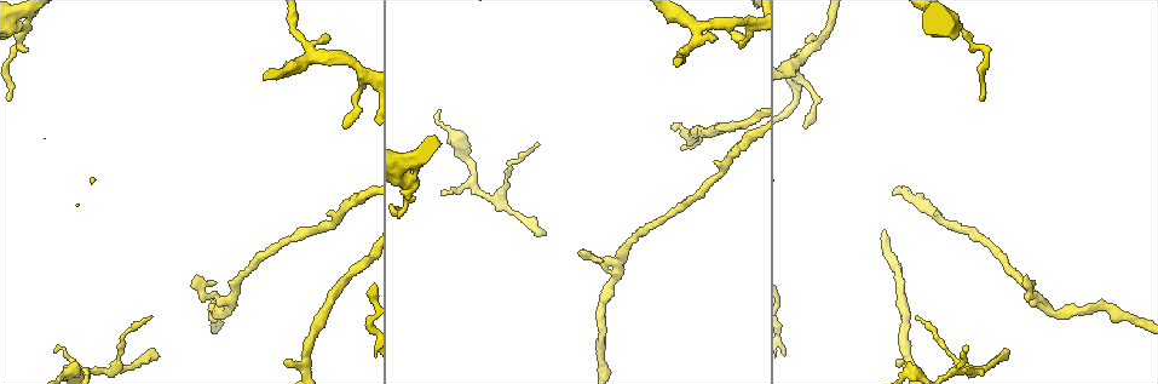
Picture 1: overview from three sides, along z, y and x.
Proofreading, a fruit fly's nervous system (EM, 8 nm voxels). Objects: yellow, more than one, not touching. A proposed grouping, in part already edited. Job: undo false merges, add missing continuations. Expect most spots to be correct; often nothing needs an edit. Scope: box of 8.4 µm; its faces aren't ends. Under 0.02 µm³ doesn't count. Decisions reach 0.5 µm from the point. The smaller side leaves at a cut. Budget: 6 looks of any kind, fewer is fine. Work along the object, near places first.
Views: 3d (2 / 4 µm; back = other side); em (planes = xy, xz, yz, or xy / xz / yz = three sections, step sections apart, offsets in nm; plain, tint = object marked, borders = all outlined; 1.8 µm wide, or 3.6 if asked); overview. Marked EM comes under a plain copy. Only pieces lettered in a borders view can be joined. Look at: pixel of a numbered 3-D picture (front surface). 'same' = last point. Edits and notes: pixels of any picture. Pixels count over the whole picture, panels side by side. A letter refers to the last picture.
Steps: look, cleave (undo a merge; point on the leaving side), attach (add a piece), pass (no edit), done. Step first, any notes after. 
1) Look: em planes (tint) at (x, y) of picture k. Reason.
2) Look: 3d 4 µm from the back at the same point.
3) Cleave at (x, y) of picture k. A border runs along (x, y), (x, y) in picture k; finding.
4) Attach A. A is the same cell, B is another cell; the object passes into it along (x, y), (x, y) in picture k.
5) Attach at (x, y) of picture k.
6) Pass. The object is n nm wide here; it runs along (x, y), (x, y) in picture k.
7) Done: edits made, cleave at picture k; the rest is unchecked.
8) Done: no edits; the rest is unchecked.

Look: 3d 4 µm from the back at (814, 37) of picture 1. Branch stops here.

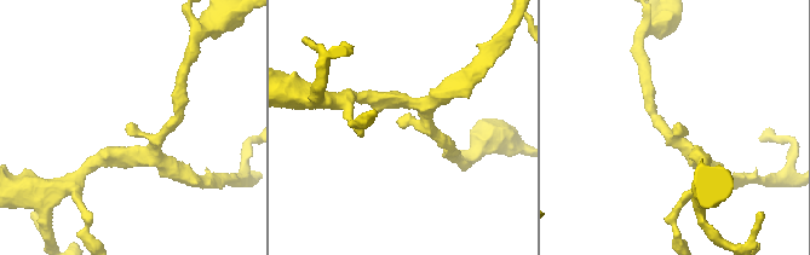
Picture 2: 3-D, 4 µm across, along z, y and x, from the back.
Look: em planes (borders) at (126, 125) of picture 2.

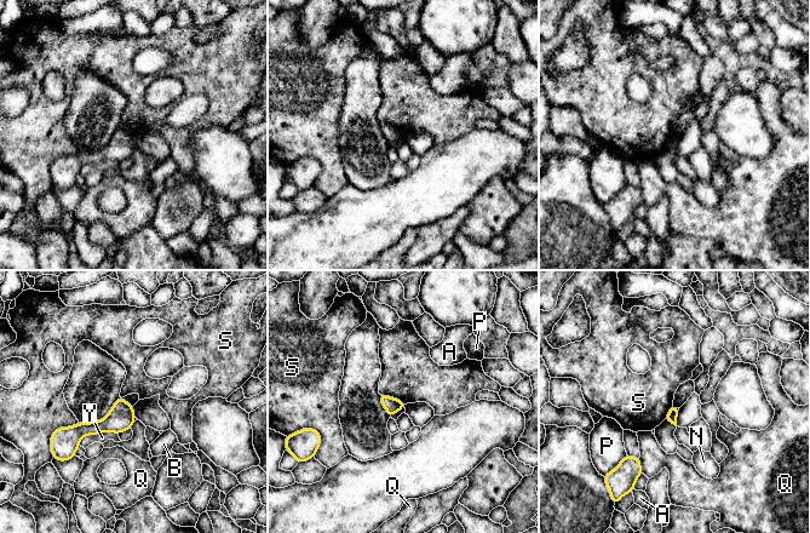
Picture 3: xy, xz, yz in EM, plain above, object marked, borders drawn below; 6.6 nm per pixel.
Pass. A, B, N, P, Q, S and Y are other cells; a border runs along (79, 423), (61, 427), (52, 434) in picture 3; no lettered piece goes on from it.

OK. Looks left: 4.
Look: 3d 2 µm from the back at (230, 305) of picture 1. Abrupt turn.

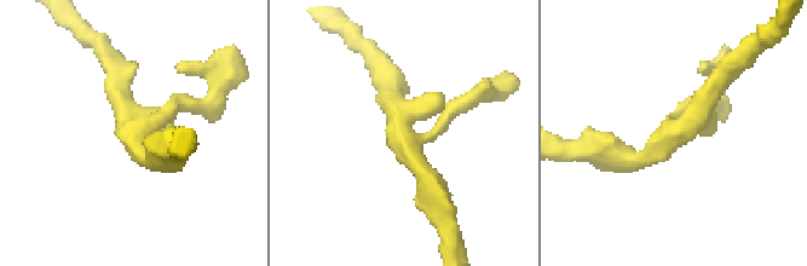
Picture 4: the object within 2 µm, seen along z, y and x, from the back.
Look: em xz step 4 (borders) at (401, 128) of picture 4. Shape alone is not enough.

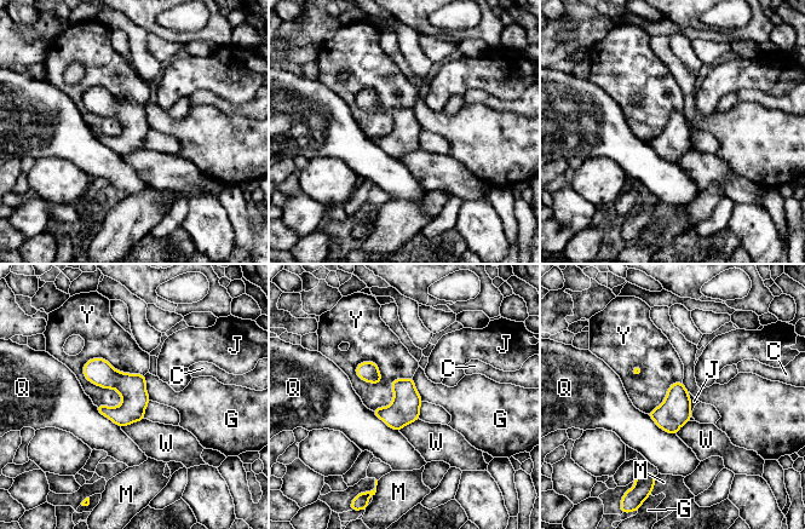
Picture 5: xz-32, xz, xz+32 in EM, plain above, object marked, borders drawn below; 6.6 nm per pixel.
Pass. The object is 180 nm wide here; C, G, J, M, Q, W and Y are other cells; it runs along (87, 366), (114, 379), (141, 417) in picture 5; one neuron here.

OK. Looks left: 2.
Look: 3d 4 µm at (898, 363) of picture 1. Free end.

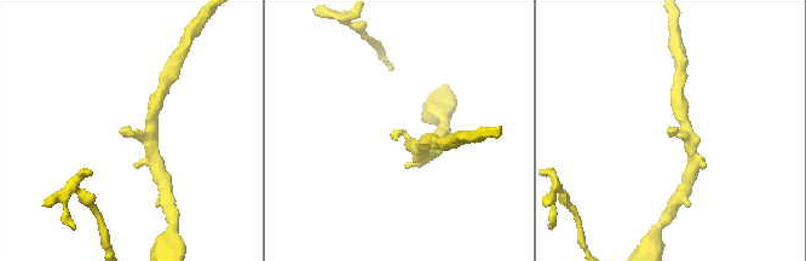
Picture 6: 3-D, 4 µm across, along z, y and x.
Look: em planes (borders) at (672, 132) of picture 6.

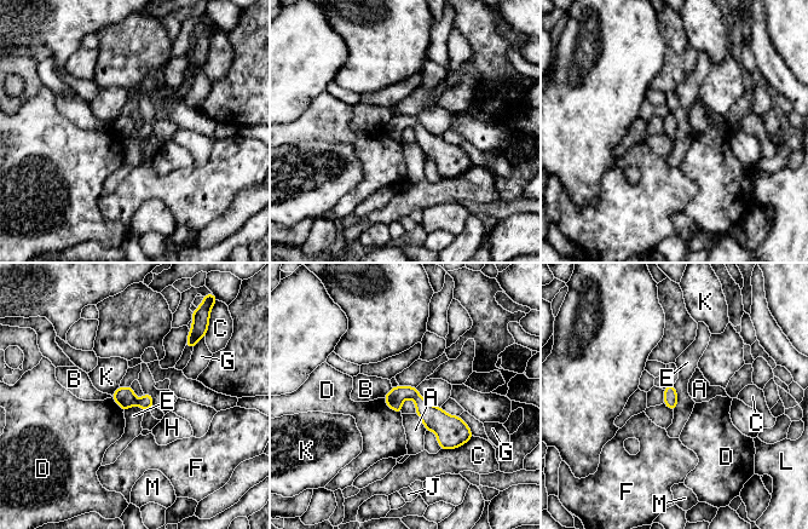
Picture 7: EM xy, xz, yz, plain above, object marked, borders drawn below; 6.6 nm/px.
Pass. A, B, C, D, E, F, G, H, J, K, L and M are other cells; it runs along (388, 397), (413, 395), (467, 436) in picture 7; no lettered piece goes on from it.

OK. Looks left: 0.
Done: no edits; the rest is unchecked.

